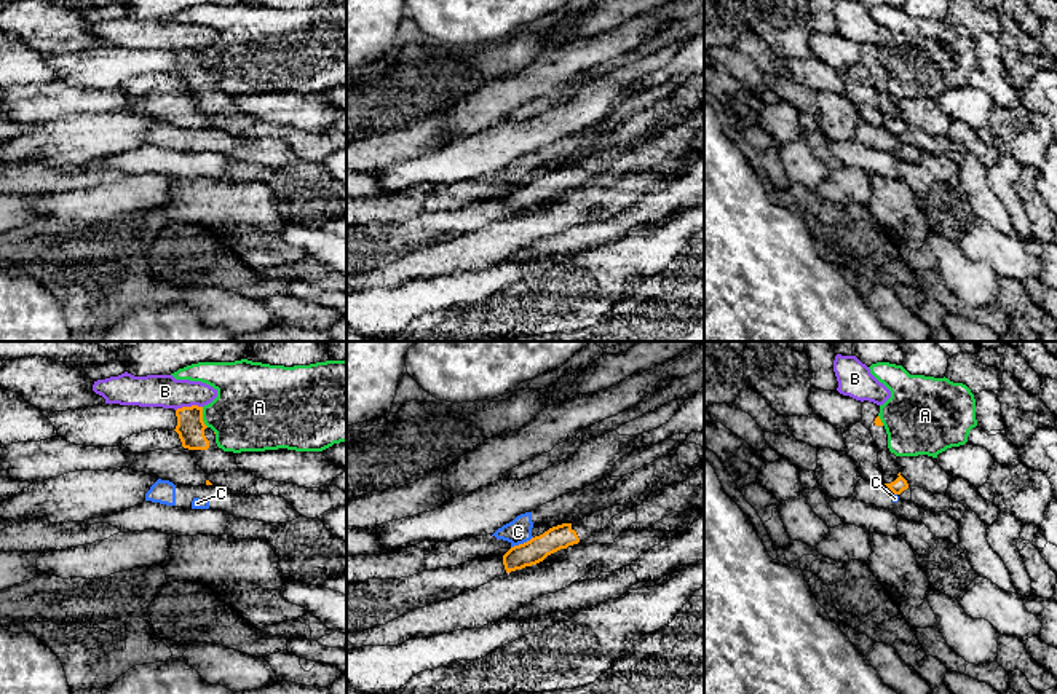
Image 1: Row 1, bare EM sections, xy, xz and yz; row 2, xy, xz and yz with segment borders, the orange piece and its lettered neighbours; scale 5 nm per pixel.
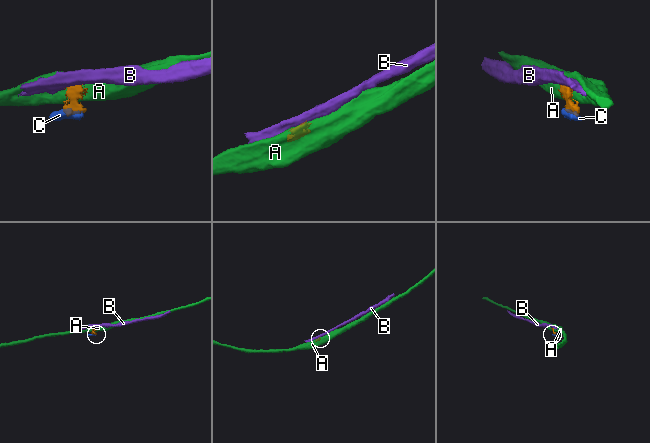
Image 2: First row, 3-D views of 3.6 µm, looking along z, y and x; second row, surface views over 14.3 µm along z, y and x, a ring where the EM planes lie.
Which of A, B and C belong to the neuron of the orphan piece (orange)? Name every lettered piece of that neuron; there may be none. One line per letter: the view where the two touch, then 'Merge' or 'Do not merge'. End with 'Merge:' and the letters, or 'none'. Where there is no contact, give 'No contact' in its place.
A: Touches orange in xy. Do not merge
B: Touches orange in xy. Do not merge
C: Touches orange in xz. Do not merge
Merge: none

